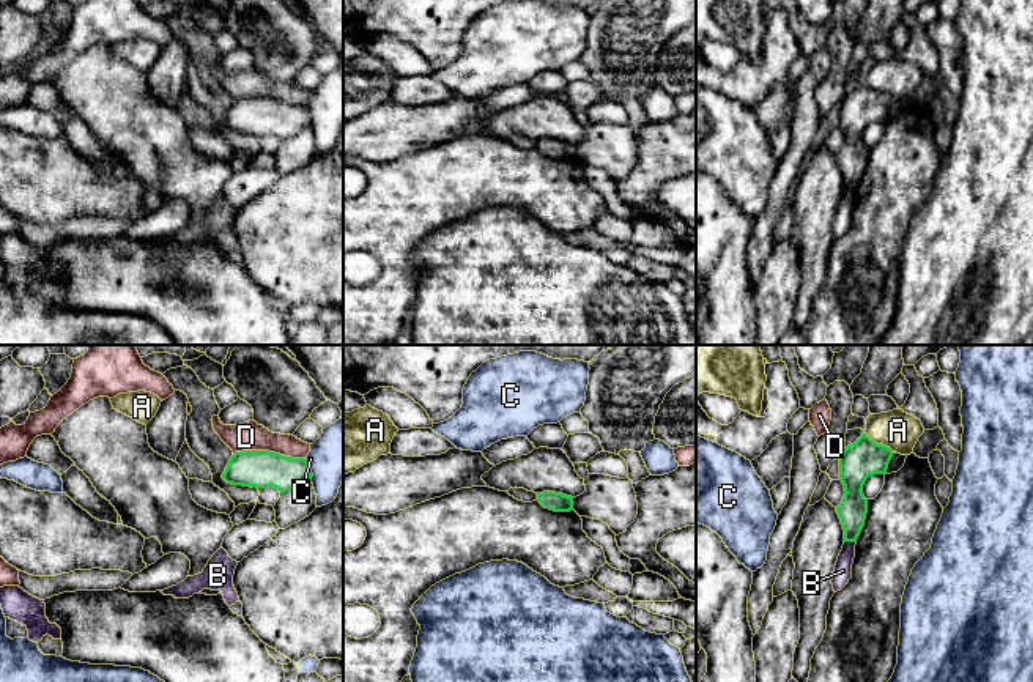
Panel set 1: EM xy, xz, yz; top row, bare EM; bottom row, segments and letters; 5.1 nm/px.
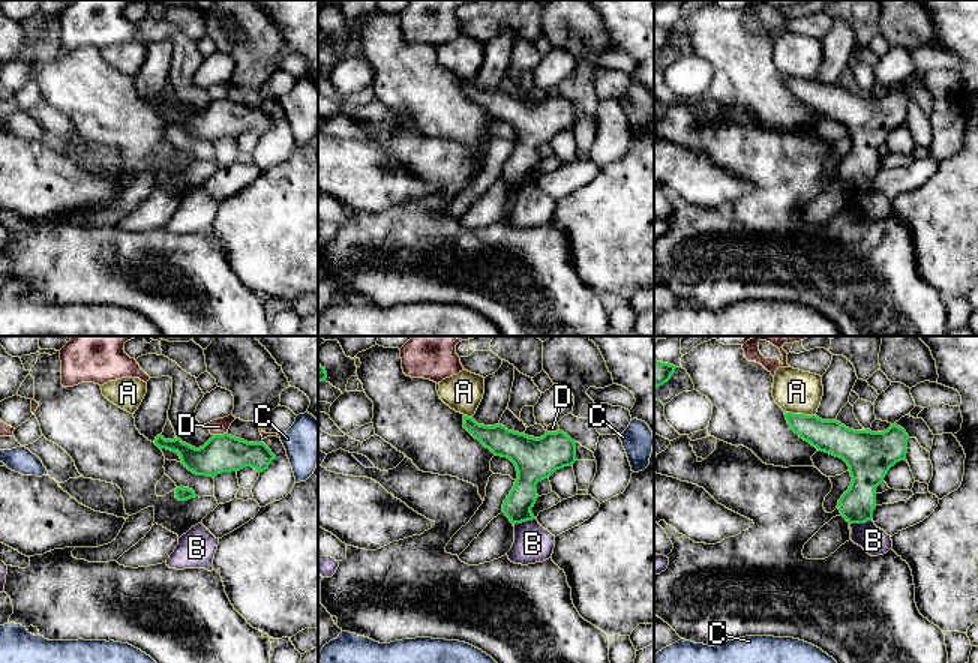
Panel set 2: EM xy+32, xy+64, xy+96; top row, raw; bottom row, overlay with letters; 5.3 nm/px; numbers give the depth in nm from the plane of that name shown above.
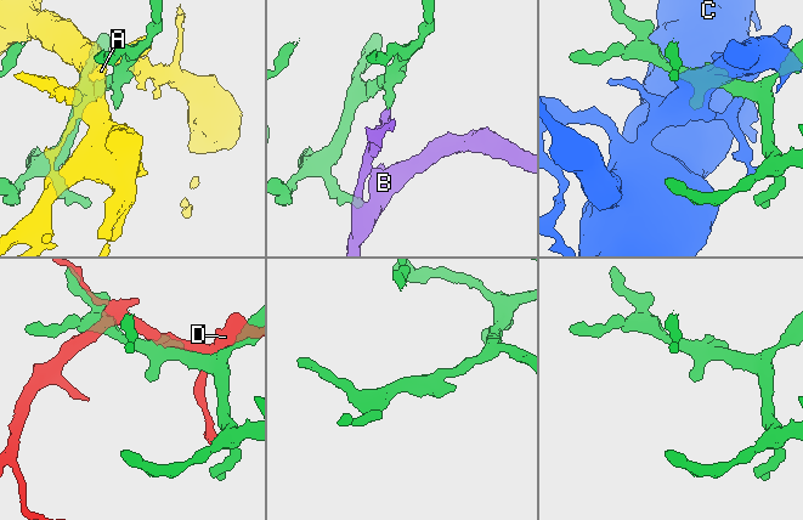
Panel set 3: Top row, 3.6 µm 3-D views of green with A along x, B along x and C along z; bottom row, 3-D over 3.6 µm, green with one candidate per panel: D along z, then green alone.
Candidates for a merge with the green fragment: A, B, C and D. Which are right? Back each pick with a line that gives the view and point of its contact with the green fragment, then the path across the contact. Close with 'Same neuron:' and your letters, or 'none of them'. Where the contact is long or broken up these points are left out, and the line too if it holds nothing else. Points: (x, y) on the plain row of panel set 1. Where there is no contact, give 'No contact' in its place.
Same neuron: none of them

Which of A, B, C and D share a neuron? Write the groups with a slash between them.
A / B / C / D

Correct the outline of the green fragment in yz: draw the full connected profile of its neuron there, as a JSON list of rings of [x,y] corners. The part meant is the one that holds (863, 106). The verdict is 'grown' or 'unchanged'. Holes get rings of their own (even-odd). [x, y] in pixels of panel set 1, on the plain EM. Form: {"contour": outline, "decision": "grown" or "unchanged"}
{"contour": [[[863,80],[847,93],[839,104],[839,128],[844,132],[844,145],[836,154],[844,176],[844,189],[857,189],[866,167],[868,146],[863,132],[869,123],[887,121],[893,98],[874,90]]], "decision": "unchanged"}

